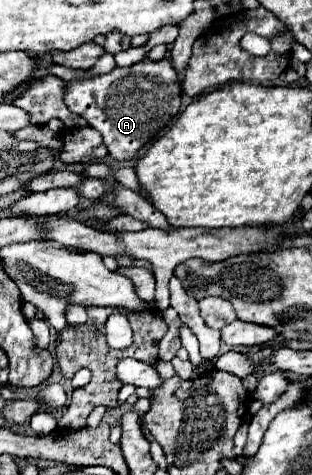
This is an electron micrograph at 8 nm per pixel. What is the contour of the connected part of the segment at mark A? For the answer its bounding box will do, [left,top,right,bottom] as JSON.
[65,56,181,160]

